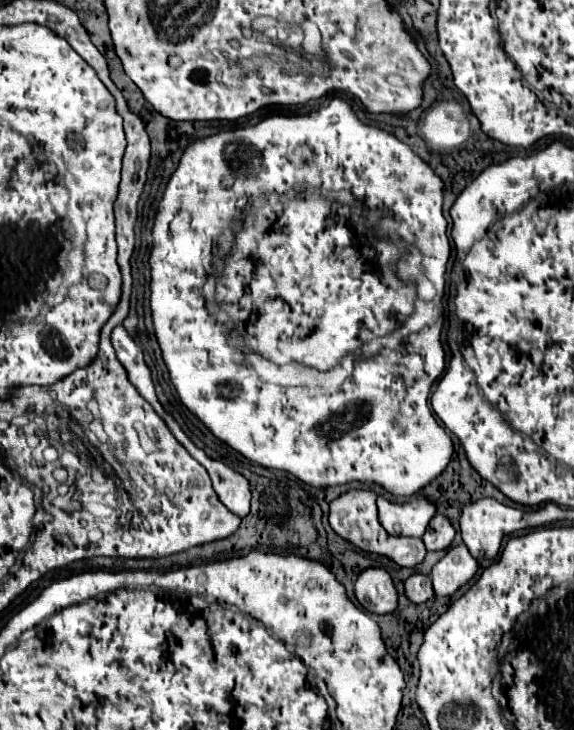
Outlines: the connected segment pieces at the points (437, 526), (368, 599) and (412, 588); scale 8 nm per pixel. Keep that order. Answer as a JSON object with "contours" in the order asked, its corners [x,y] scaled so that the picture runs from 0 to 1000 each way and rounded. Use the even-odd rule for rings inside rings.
{"contours":[[[[756,705],[746,719],[746,727],[735,736],[746,755],[780,752],[787,738],[791,738],[791,722],[787,722],[784,711],[777,711],[774,705]]],[[[655,777],[634,779],[620,796],[620,821],[645,840],[683,840],[693,832],[693,810],[679,785]]],[[[718,788],[707,793],[707,818],[718,826],[739,826],[749,818],[756,818],[756,807],[753,807],[753,793],[746,788]]]]}

